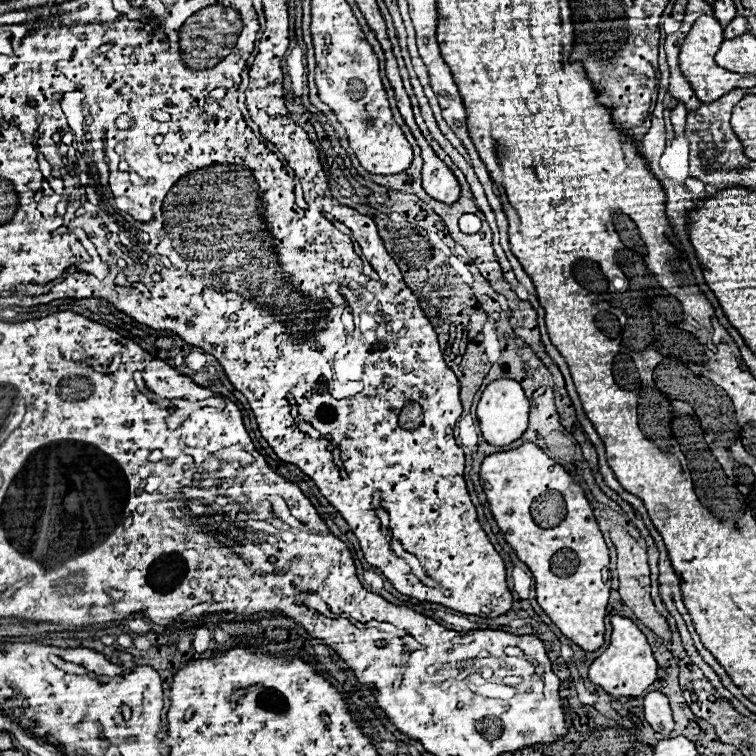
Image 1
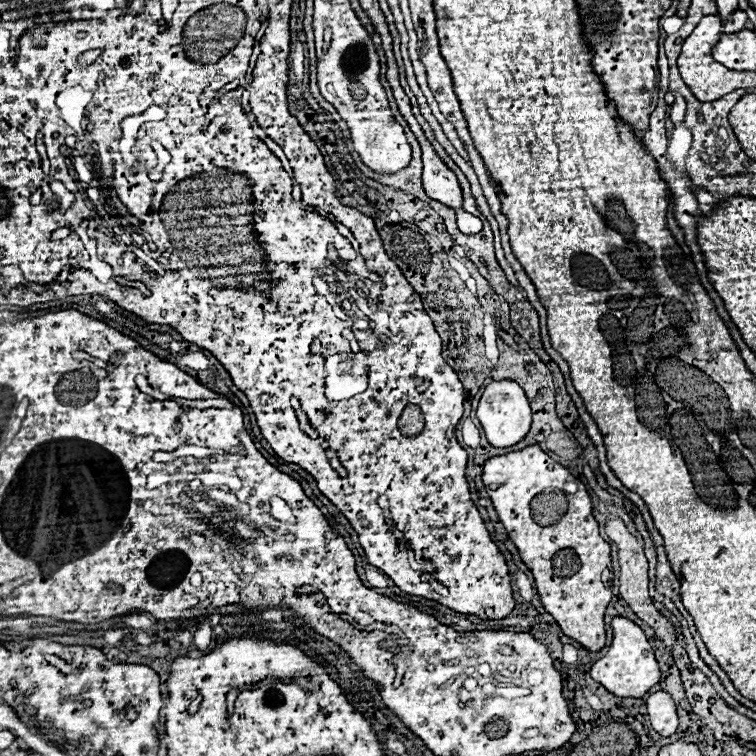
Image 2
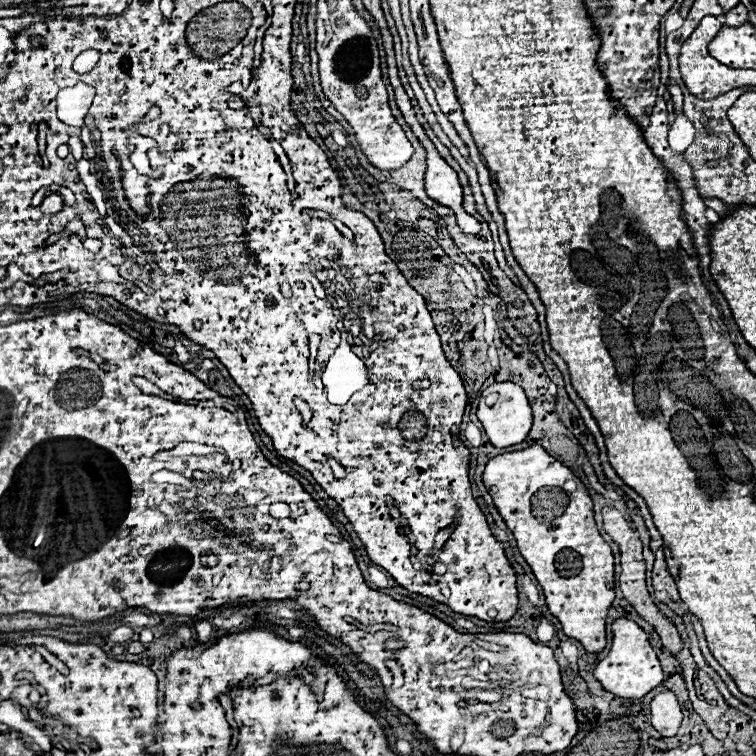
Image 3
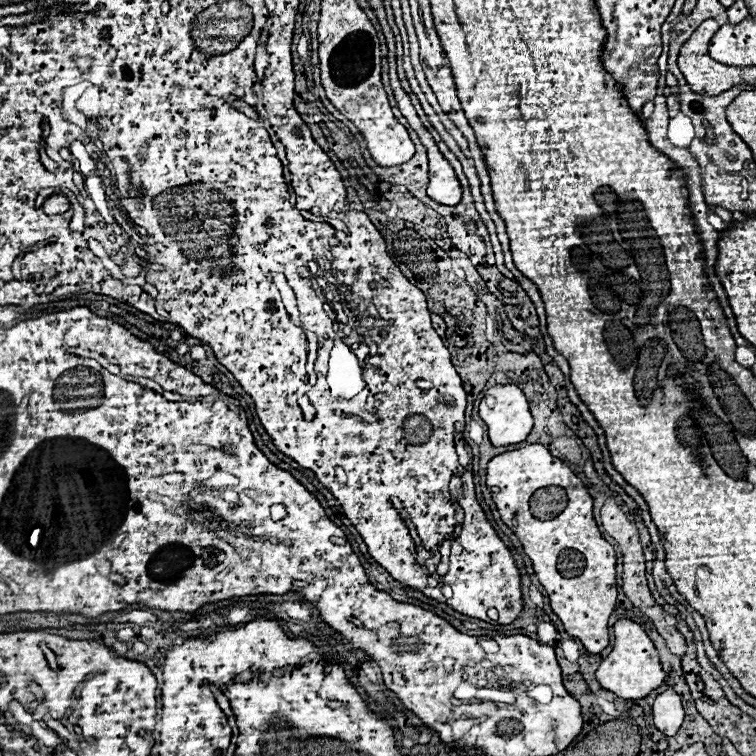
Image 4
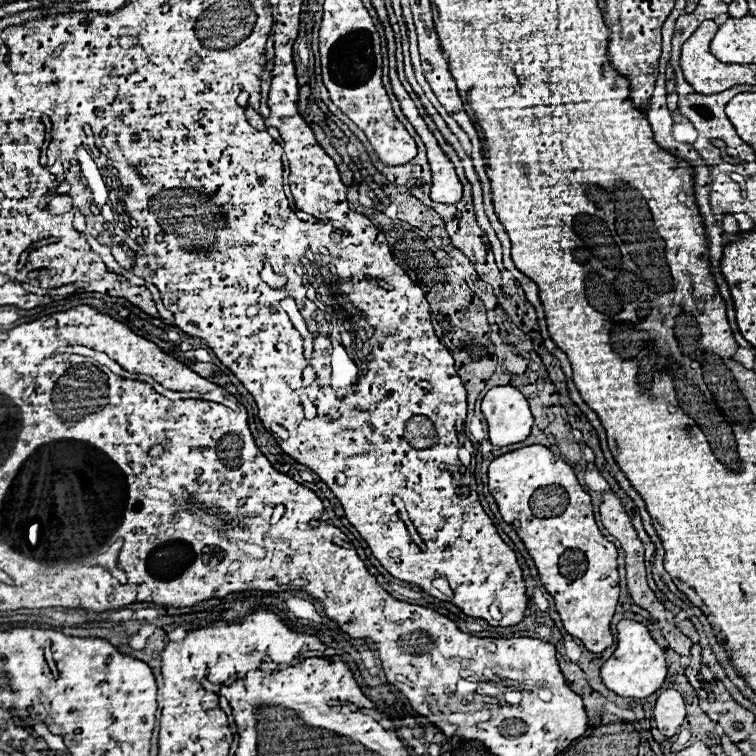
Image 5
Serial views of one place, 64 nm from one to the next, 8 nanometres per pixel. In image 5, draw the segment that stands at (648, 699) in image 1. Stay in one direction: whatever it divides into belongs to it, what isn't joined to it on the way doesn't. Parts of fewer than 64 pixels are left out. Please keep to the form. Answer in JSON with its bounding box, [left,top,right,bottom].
[654,690,686,738]

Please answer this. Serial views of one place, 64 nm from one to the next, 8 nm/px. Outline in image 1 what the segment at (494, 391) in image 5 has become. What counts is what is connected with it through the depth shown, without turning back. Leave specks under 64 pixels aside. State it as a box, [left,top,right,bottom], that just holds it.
[476,378,530,446]

